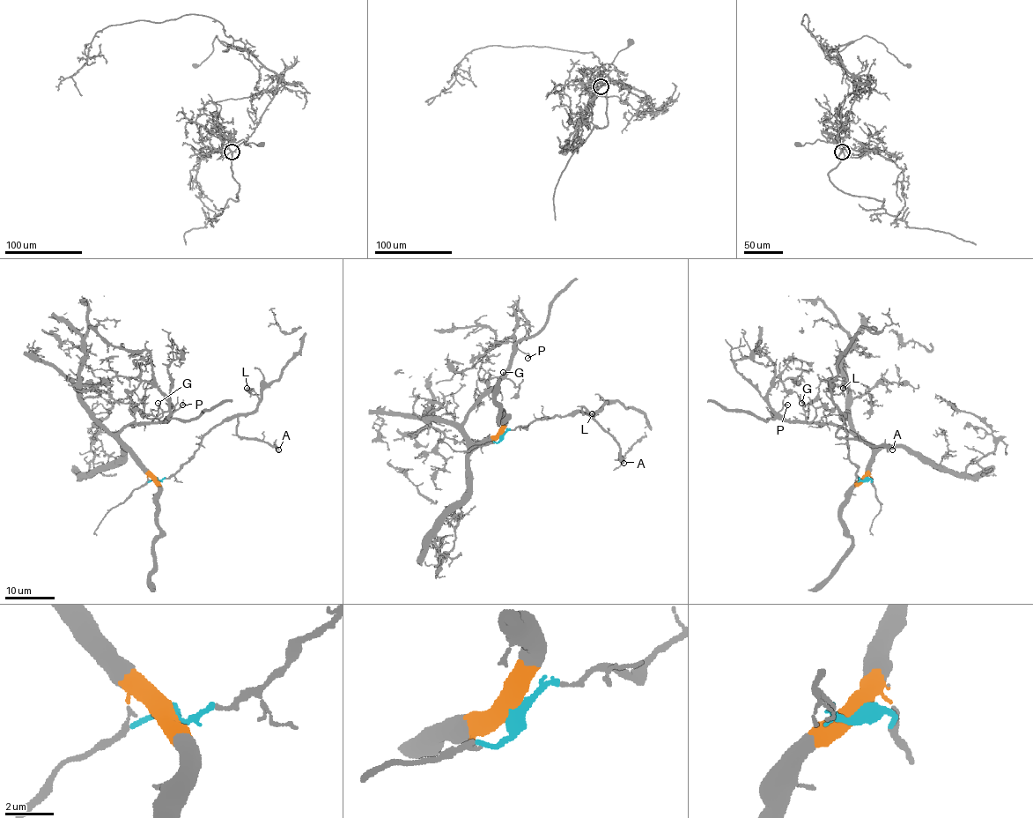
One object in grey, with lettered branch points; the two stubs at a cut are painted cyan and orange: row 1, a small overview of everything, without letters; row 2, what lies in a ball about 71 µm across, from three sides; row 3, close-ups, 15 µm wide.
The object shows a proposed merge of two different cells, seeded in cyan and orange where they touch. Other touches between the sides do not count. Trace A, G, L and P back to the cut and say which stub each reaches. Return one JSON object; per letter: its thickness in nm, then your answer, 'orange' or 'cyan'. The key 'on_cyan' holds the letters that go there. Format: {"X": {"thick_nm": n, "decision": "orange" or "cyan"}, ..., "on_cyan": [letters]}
{"A": {"thick_nm": 300, "decision": "cyan"}, "G": {"thick_nm": 130, "decision": "orange"}, "L": {"thick_nm": 150, "decision": "cyan"}, "P": {"thick_nm": 110, "decision": "orange"}, "on_cyan": ["A", "L"]}

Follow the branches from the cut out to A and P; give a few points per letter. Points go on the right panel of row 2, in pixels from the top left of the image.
A: (865, 479), (856, 474), (857, 468), (850, 459), (846, 425), (841, 417), (838, 437), (859, 438), (892, 449)
P: (865, 479), (872, 449), (832, 425), (786, 420), (778, 412), (784, 405), (787, 405)

